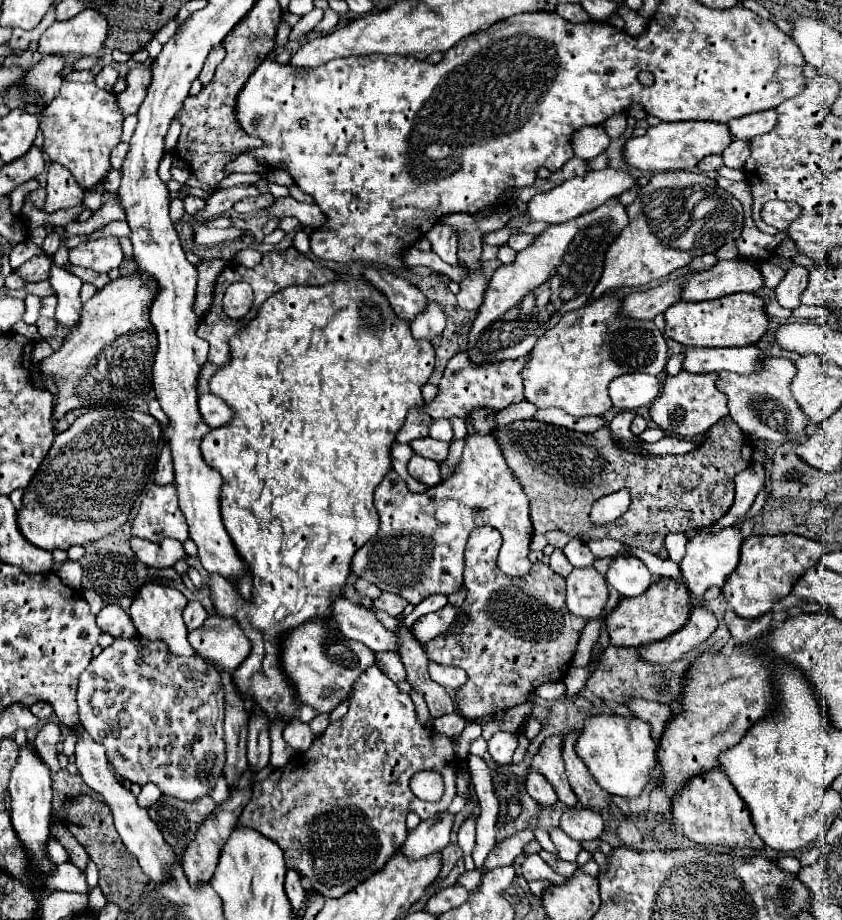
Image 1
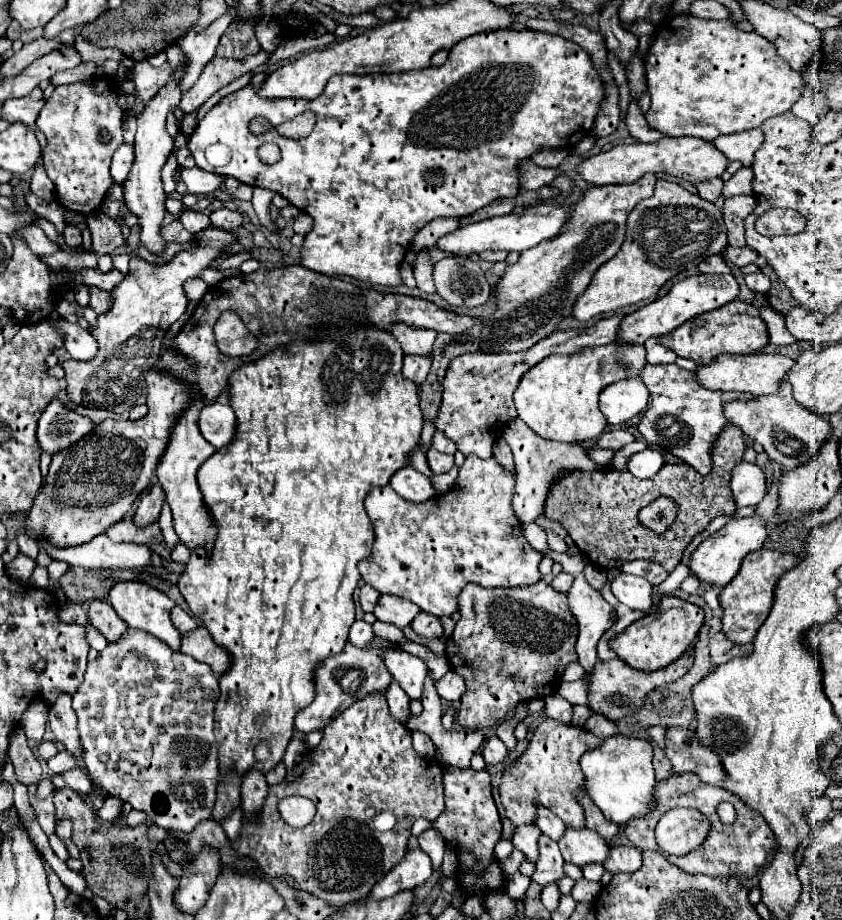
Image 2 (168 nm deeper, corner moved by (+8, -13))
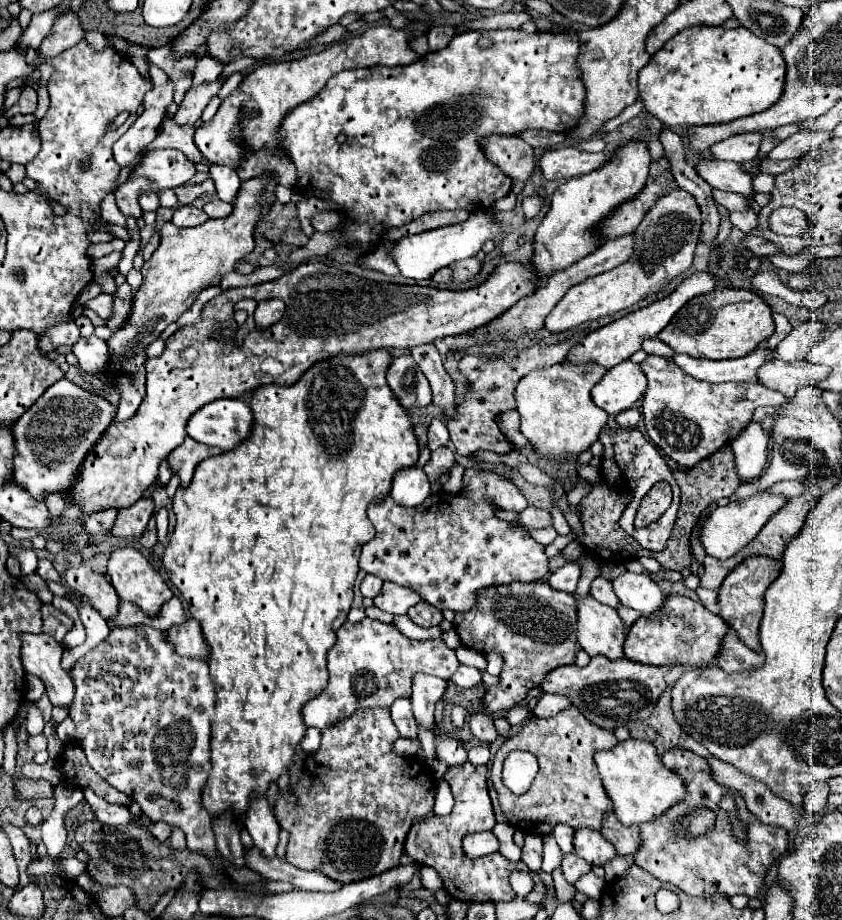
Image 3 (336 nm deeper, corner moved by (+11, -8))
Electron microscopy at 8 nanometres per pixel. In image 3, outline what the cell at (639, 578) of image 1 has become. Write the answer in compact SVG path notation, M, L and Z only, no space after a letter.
M623 573L613 579L613 591L619 601L631 609L649 615L663 605L665 595L661 593L659 585L649 575L637 573Z

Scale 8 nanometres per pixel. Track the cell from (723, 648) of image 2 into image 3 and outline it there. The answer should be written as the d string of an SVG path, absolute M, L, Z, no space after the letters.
M729 631L721 641L721 651L715 657L715 665L723 671L743 671L751 669L753 665L763 665L763 653L755 653L747 649L733 631Z

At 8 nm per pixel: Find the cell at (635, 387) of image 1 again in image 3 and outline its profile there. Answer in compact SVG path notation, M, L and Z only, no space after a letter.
M623 361L609 369L605 377L593 387L593 401L609 415L619 415L631 409L647 391L647 377L633 361Z

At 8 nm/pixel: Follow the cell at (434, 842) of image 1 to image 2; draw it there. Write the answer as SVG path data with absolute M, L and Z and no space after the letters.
M422 850L408 852L402 858L402 862L398 862L398 866L394 866L394 870L390 870L390 874L386 874L378 882L378 886L374 886L374 890L370 890L368 898L376 898L376 900L390 898L402 890L412 890L424 884L430 876L432 876L430 858Z

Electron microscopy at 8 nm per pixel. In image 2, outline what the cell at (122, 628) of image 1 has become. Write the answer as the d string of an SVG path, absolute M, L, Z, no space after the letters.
M92 600L88 604L88 620L94 628L98 628L108 642L116 642L126 632L126 622L122 622L116 610L106 600Z

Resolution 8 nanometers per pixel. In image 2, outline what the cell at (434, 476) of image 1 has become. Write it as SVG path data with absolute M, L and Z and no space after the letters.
M406 466L404 470L398 470L392 476L390 486L394 488L394 492L398 492L408 502L428 502L436 494L430 478L420 474L412 466Z

